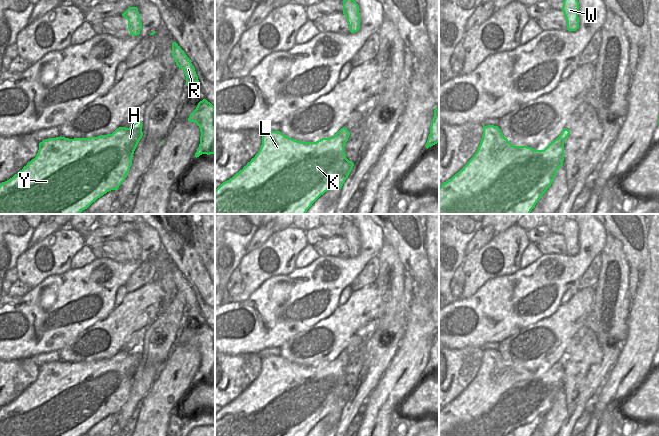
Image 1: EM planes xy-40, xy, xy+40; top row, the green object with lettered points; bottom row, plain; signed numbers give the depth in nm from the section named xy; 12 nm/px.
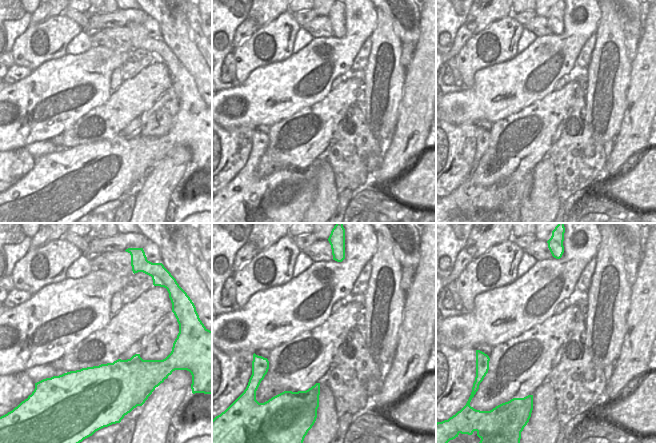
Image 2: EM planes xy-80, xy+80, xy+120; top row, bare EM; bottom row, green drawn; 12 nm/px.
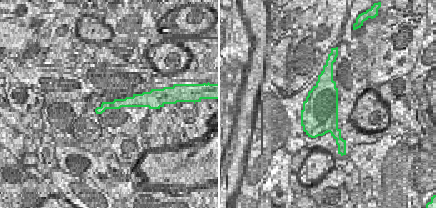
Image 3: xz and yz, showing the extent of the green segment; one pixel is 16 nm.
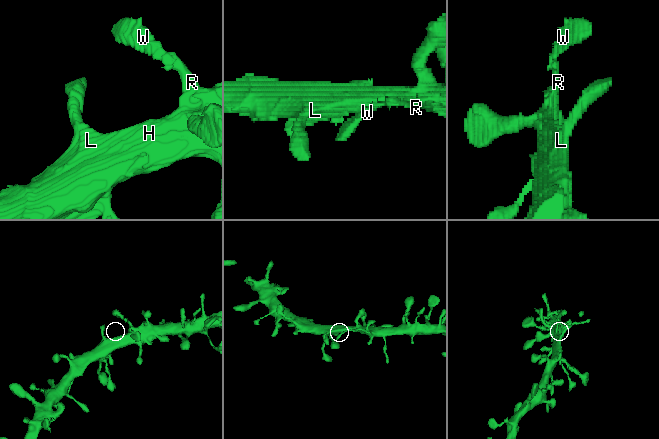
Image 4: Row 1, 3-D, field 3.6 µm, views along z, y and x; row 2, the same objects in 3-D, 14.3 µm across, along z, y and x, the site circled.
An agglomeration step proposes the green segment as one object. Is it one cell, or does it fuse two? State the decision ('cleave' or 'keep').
keep

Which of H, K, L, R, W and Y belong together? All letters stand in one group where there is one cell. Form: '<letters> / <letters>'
H K L R W Y

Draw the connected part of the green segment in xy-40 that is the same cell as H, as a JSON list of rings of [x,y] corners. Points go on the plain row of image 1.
[[[142,345],[129,352],[119,351],[112,358],[98,361],[56,361],[39,367],[34,383],[9,404],[0,407],[0,436],[82,436],[111,414],[118,414],[132,389],[132,380],[143,360]]]

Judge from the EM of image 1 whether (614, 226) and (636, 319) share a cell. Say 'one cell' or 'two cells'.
two cells

